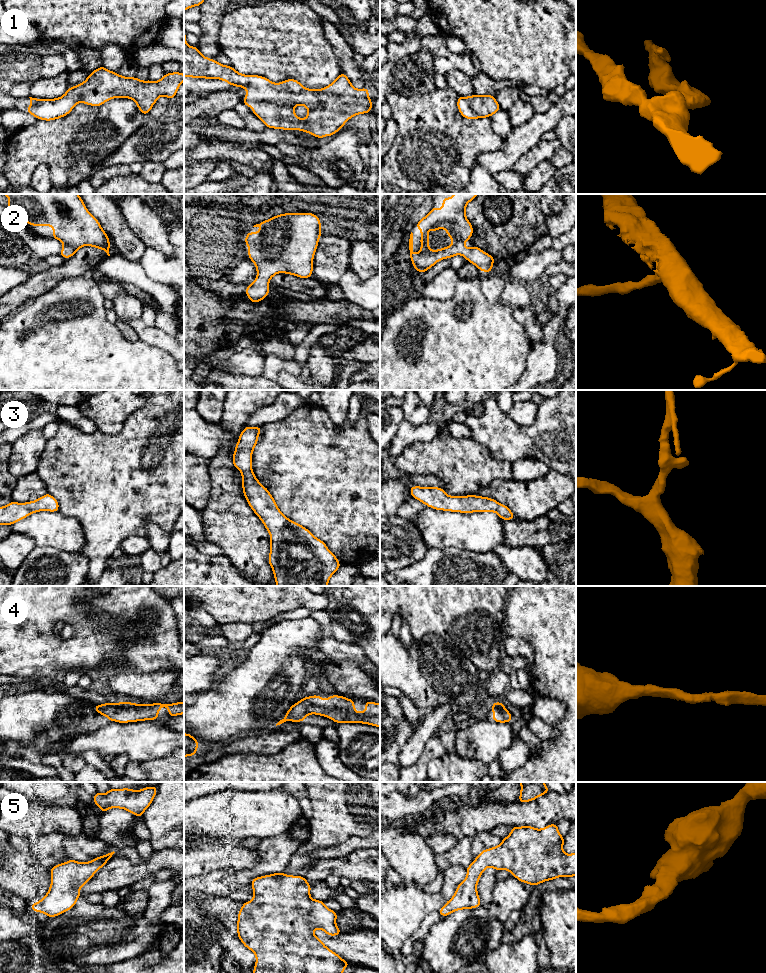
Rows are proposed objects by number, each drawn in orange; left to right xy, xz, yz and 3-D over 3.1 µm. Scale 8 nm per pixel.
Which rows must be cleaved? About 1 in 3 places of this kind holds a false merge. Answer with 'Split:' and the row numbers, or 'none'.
Split: none

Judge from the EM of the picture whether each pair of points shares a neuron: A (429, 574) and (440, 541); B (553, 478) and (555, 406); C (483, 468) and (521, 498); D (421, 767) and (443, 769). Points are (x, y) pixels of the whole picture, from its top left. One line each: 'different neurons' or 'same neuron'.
A: different neurons
B: different neurons
C: different neurons
D: different neurons

